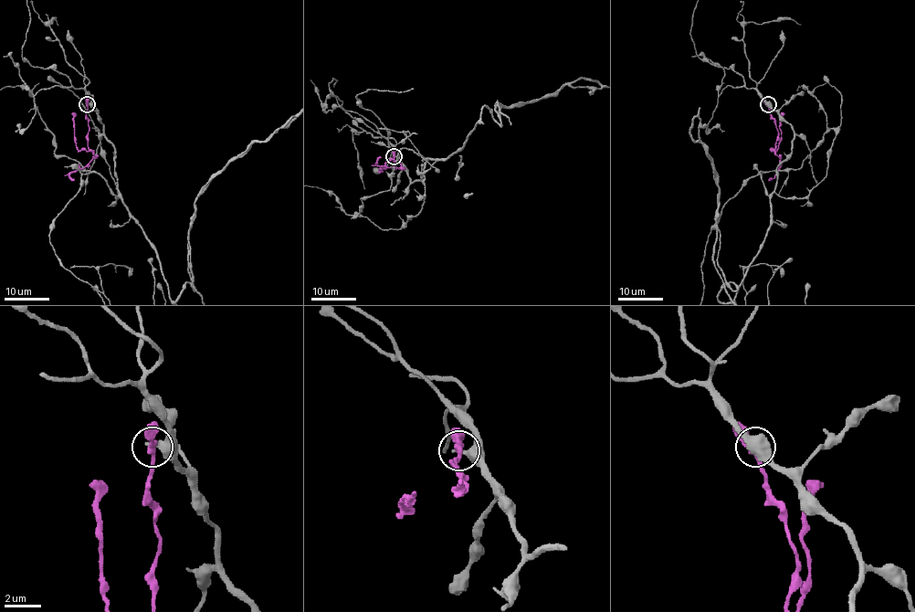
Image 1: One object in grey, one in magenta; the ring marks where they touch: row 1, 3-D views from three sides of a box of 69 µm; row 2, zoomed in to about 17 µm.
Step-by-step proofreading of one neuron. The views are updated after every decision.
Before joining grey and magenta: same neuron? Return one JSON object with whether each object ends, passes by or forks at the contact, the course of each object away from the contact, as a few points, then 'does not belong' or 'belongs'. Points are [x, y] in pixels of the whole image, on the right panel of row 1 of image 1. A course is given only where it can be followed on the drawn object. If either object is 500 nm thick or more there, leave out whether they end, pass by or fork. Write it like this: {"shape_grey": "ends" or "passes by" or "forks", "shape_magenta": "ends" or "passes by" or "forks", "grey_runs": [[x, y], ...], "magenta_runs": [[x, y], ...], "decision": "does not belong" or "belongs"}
{"shape_grey": "ends", "shape_magenta": "passes by", "grey_runs": [[767, 103], [791, 126], [791, 153], [762, 248], [736, 297], [718, 299], [736, 285], [725, 292]], "magenta_runs": [[767, 104], [777, 131], [773, 151], [771, 150], [777, 147], [781, 137], [780, 121], [783, 112]], "decision": "does not belong"}

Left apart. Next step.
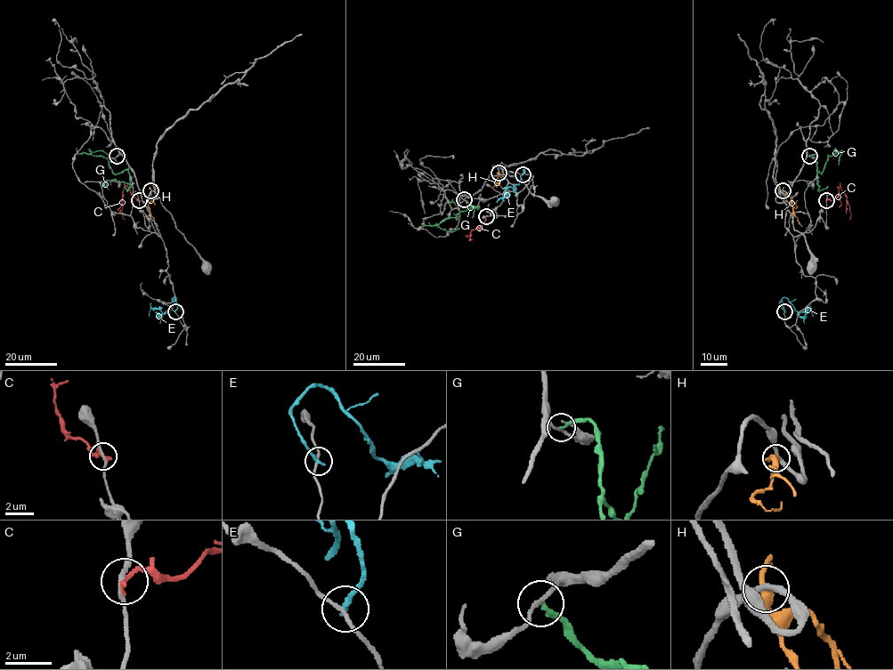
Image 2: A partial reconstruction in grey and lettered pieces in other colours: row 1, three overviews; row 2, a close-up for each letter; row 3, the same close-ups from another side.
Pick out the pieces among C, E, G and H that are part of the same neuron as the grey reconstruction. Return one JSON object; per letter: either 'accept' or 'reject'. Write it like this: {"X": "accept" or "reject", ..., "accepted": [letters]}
{"C": "reject", "E": "reject", "G": "reject", "H": "reject", "accepted": []}

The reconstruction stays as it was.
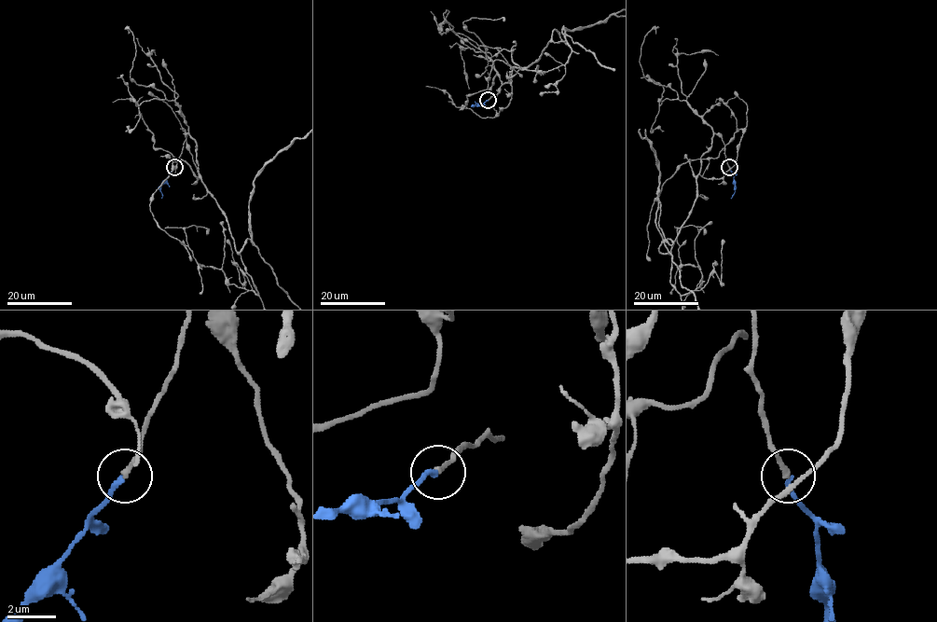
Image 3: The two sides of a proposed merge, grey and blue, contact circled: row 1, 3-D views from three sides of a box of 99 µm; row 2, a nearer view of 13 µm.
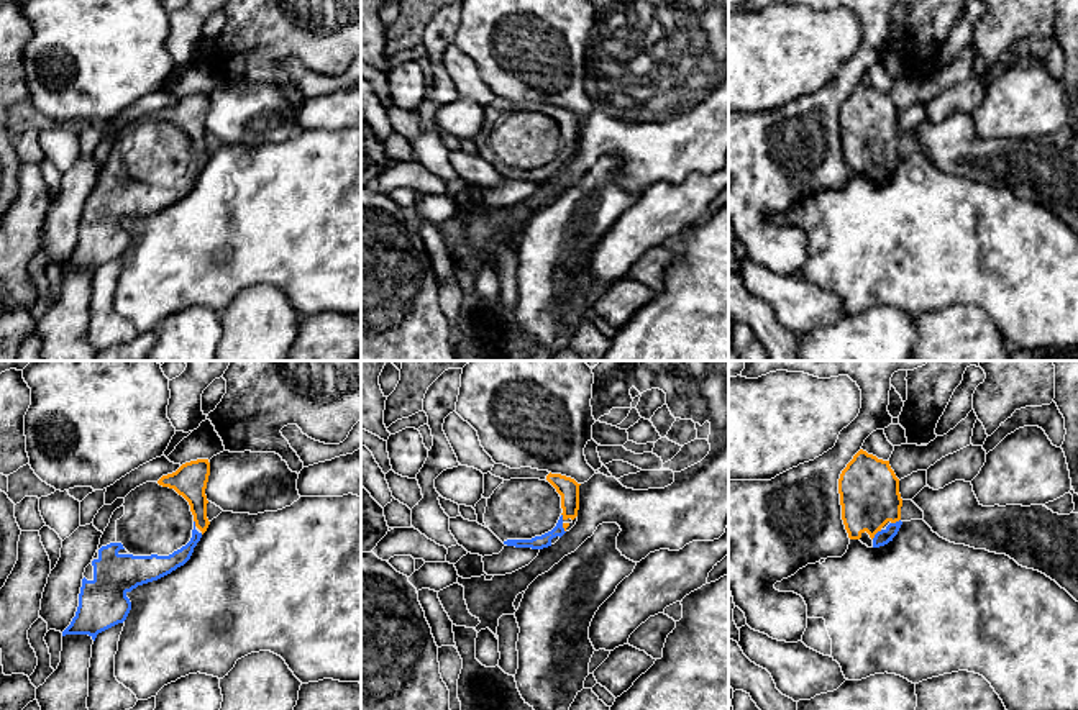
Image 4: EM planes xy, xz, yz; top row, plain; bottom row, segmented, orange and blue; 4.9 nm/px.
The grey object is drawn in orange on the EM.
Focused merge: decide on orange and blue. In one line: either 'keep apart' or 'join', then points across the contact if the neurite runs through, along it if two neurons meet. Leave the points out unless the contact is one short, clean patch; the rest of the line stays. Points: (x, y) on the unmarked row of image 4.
join; way yz (868, 120), (868, 143), (877, 164), (883, 169)

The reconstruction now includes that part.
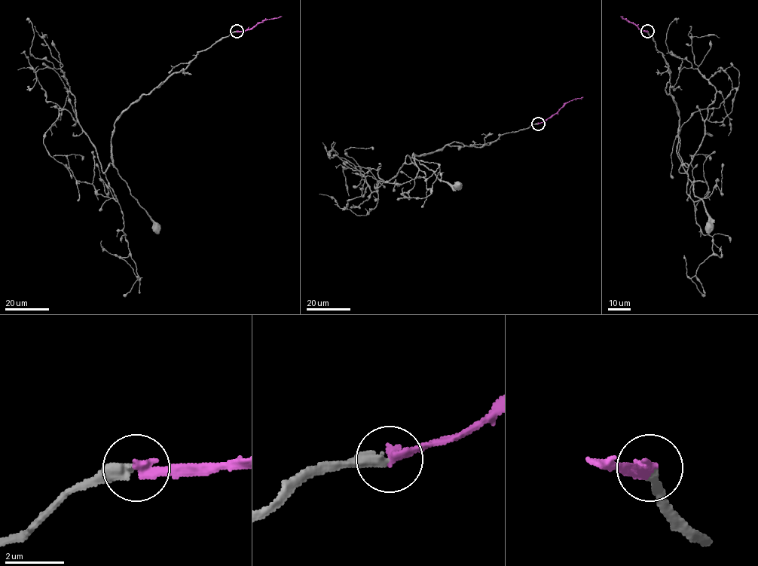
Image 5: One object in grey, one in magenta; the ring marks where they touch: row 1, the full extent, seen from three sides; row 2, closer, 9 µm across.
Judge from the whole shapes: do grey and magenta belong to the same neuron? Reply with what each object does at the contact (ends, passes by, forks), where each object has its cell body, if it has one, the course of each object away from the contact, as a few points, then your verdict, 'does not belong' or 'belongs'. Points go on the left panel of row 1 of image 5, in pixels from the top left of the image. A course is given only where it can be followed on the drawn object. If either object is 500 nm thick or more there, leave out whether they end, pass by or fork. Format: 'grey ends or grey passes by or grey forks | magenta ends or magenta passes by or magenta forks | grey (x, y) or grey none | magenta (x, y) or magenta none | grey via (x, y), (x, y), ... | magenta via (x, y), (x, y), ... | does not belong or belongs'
grey ends | magenta ends | grey (156, 227) | magenta none | grey via (236, 31), (200, 51), (184, 69), (142, 94), (114, 125), (113, 166), (156, 227) | magenta via (236, 31), (250, 29), (265, 19), (281, 16) | belongs

